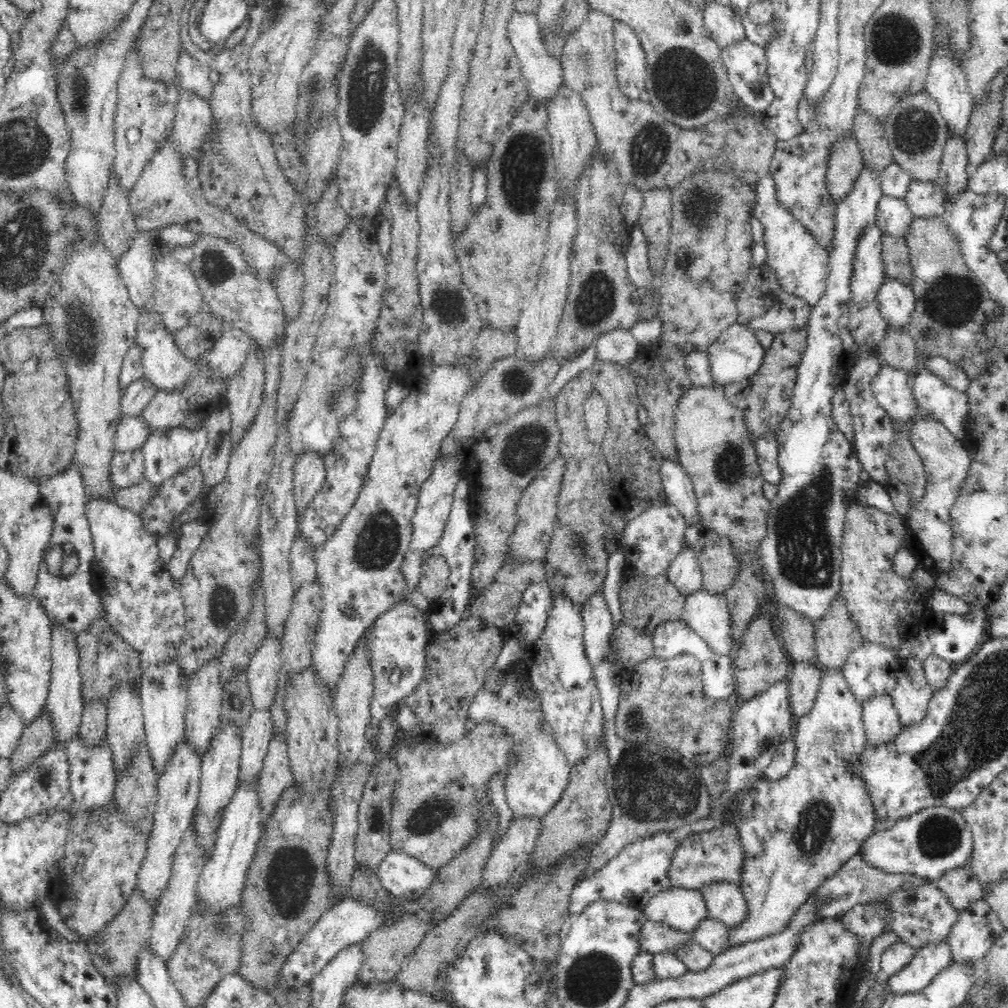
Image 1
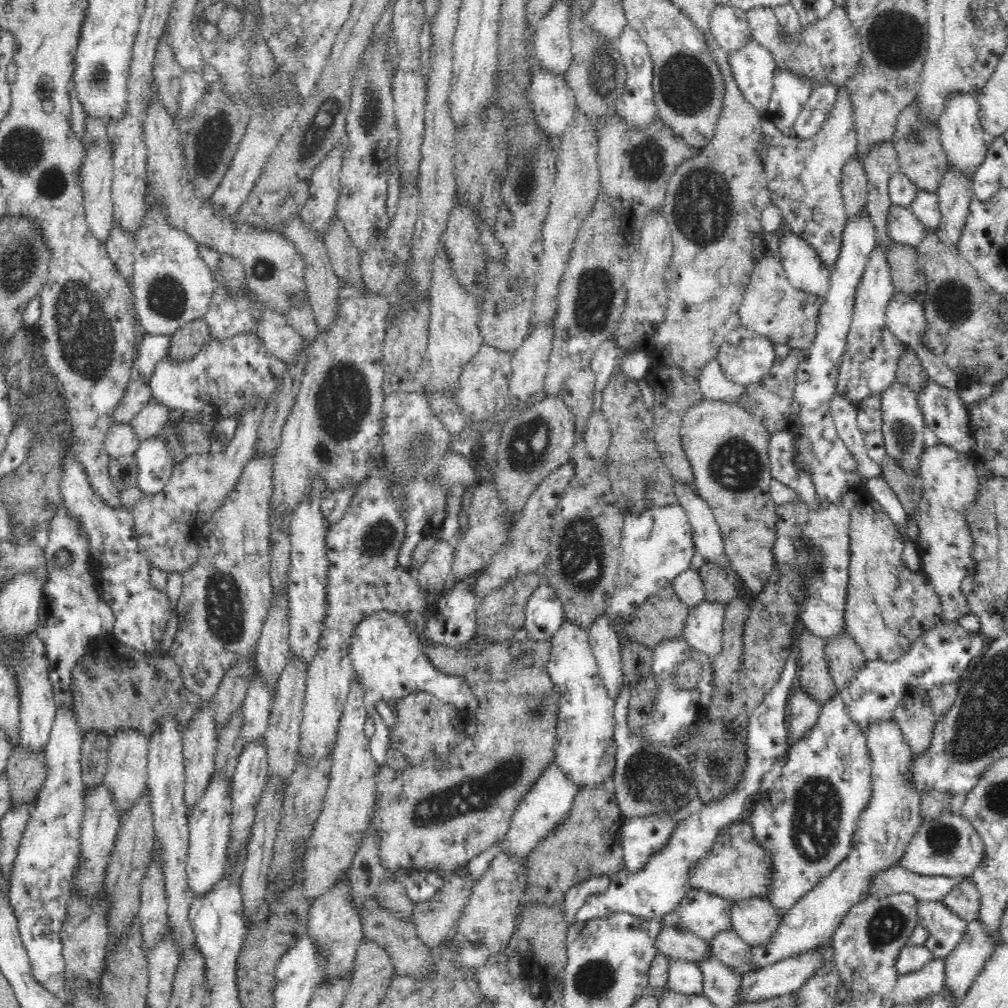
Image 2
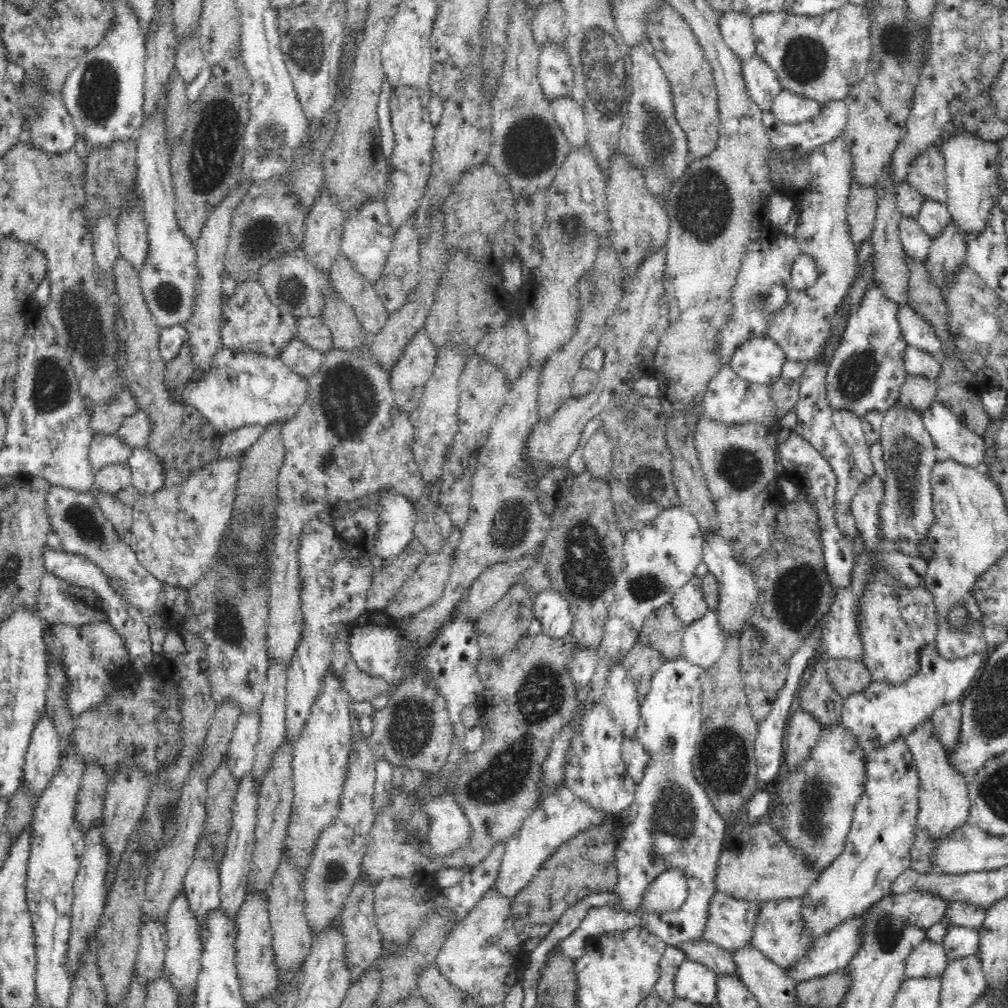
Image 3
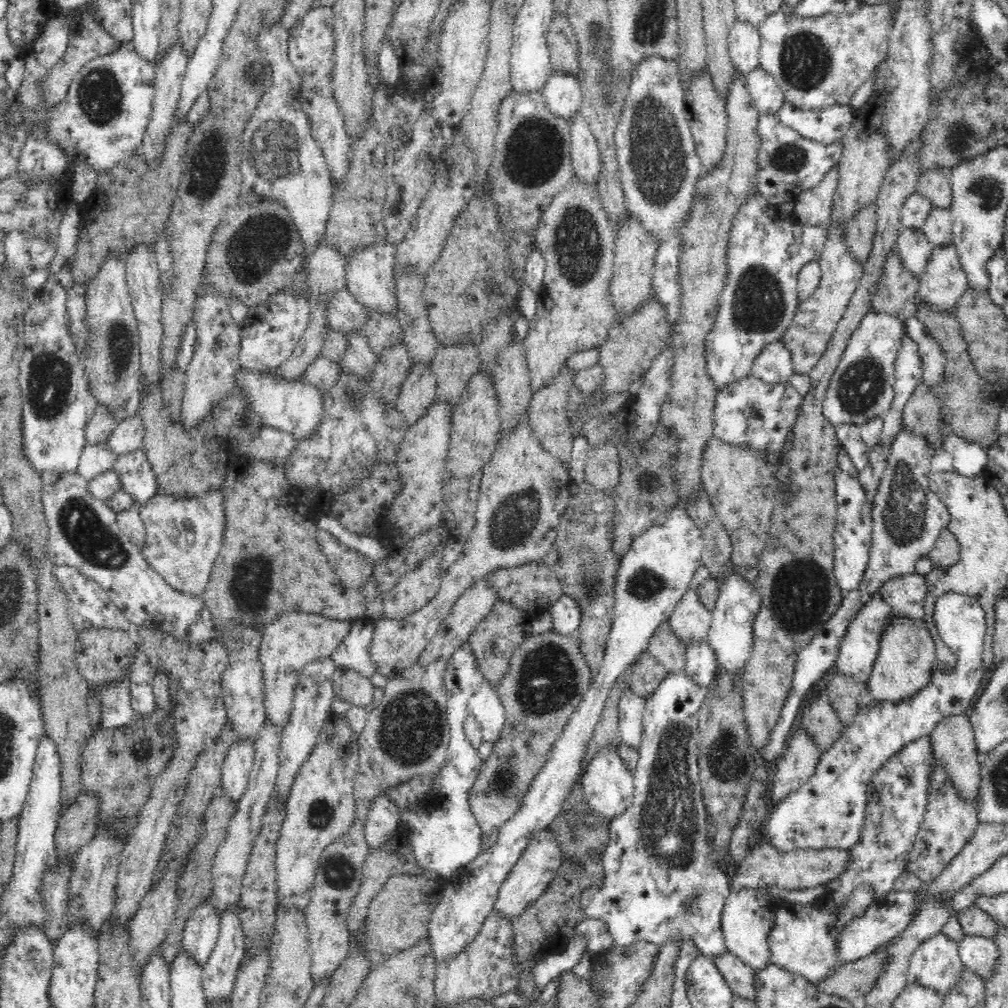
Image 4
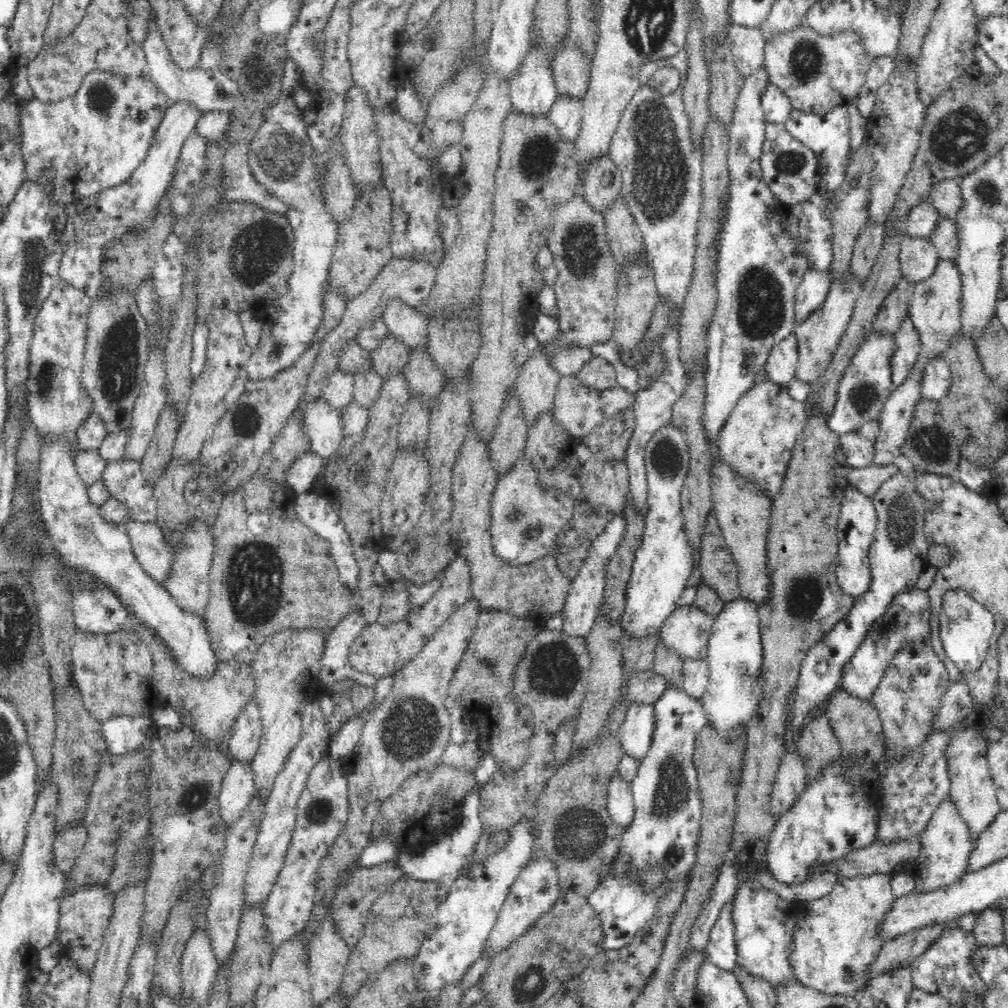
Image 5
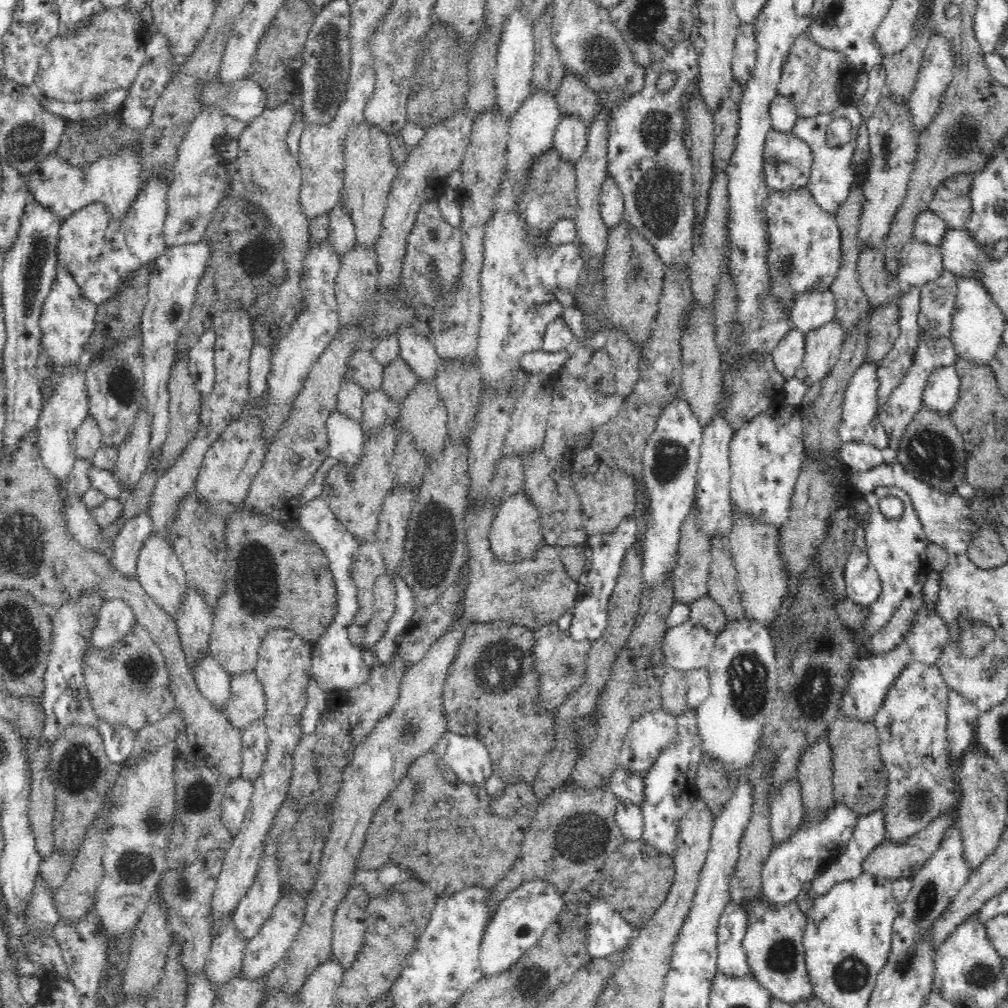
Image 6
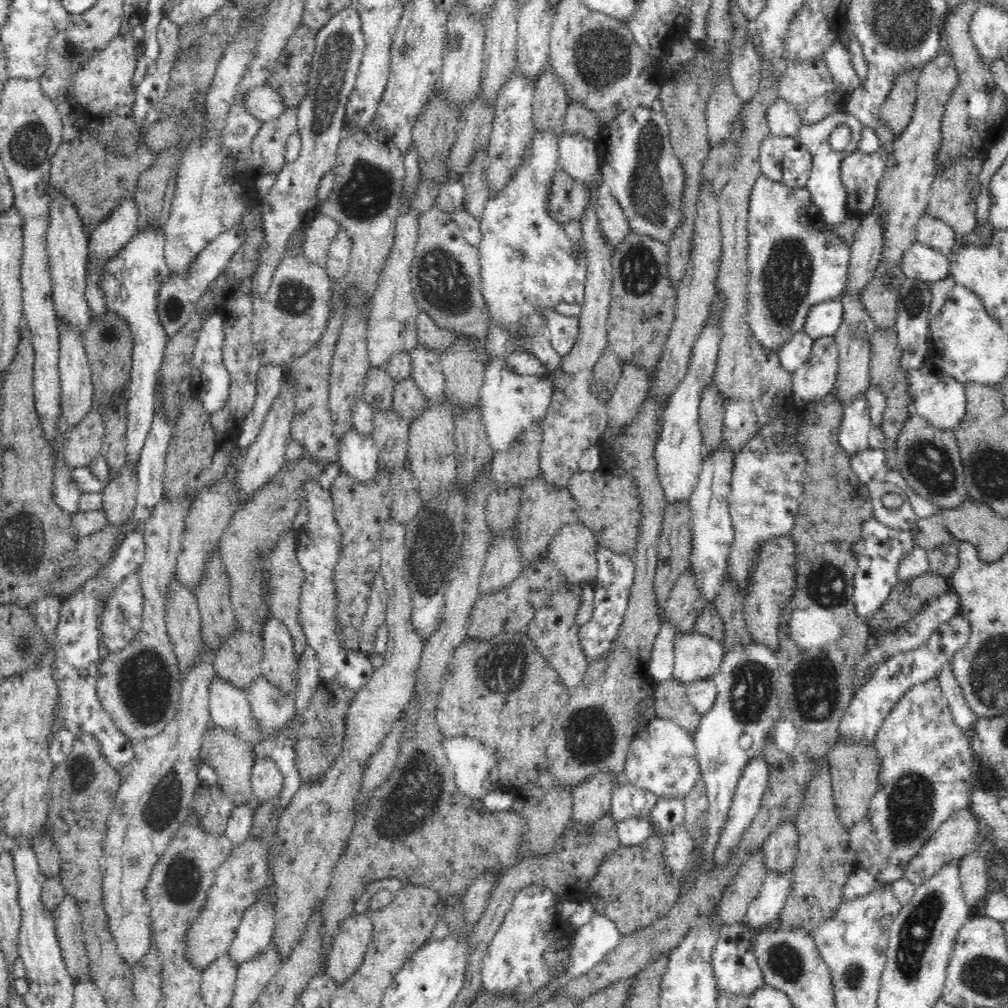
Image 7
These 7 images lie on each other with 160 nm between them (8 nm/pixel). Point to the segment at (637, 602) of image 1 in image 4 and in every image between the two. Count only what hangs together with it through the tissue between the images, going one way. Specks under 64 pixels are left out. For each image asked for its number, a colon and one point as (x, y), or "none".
2: (663, 615)
3: (662, 630)
4: (669, 651)

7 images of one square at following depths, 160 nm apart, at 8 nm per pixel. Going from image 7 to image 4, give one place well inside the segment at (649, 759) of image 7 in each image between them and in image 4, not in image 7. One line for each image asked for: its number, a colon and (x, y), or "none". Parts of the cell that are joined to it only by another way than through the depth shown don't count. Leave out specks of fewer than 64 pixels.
4: (631, 707)
5: (635, 735)
6: (648, 737)

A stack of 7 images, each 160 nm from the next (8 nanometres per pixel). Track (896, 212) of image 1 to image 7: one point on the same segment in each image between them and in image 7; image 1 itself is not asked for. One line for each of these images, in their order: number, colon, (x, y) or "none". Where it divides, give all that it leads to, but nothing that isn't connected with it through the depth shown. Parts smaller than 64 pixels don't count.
2: (904, 227)
3: (916, 243)
4: (915, 250)
5: (918, 257)
6: (919, 263)
7: (921, 262)

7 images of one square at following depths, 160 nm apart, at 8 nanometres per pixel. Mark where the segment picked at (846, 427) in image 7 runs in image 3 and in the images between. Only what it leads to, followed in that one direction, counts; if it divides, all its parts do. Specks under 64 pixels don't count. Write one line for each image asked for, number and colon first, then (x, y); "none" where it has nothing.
3: (866, 373)
4: (862, 388)
5: (866, 385)
6: (860, 406)

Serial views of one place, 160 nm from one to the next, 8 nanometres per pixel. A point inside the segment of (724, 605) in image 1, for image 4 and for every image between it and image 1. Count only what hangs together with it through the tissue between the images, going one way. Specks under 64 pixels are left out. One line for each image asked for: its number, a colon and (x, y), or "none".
2: (703, 630)
3: (703, 642)
4: (701, 664)

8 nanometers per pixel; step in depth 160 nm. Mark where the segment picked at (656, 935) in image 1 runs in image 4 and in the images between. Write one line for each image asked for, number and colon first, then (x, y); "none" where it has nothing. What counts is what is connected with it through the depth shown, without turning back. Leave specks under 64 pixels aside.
2: (677, 943)
3: (718, 959)
4: (740, 977)

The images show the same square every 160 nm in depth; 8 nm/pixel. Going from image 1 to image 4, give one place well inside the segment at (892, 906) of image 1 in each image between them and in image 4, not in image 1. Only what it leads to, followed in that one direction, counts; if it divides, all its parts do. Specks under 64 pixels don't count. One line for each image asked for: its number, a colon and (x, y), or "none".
2: (945, 929)
3: (960, 941)
4: (980, 954)

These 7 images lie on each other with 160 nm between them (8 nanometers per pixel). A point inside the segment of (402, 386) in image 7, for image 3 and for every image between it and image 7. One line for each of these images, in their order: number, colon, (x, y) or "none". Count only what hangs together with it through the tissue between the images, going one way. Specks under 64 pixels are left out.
3: (353, 289)
4: (382, 330)
5: (389, 358)
6: (399, 380)

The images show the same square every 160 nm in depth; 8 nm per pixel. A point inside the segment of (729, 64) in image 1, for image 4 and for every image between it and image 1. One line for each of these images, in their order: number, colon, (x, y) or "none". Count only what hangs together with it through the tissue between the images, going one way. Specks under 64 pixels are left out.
2: (752, 66)
3: (763, 85)
4: (767, 96)

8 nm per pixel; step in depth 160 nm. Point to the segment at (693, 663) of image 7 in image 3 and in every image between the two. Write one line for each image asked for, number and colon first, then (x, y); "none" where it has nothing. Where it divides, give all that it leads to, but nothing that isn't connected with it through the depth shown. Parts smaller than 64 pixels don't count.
3: (689, 603)
4: (691, 620)
5: (686, 631)
6: (687, 646)

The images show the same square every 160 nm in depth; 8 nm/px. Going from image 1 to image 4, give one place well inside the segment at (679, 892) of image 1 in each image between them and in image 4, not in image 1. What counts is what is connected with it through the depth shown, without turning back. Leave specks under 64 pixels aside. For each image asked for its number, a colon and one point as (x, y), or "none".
2: (705, 914)
3: (730, 924)
4: (748, 915)

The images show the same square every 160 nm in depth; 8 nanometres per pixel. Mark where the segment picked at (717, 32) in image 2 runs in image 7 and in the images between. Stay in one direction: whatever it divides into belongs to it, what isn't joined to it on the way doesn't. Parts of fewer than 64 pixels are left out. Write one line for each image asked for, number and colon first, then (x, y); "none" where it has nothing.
3: (736, 28)
4: (744, 41)
5: (746, 44)
6: (744, 61)
7: (745, 67)

